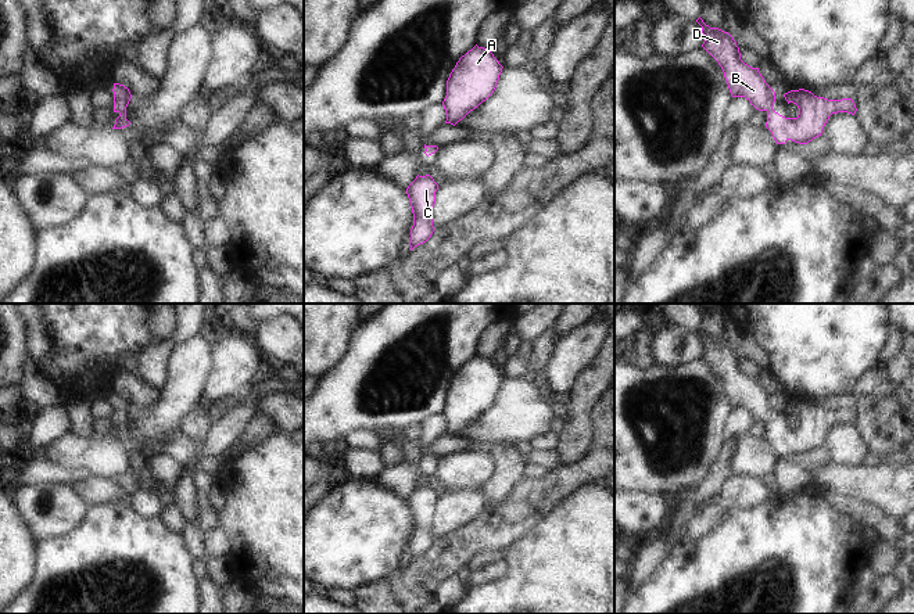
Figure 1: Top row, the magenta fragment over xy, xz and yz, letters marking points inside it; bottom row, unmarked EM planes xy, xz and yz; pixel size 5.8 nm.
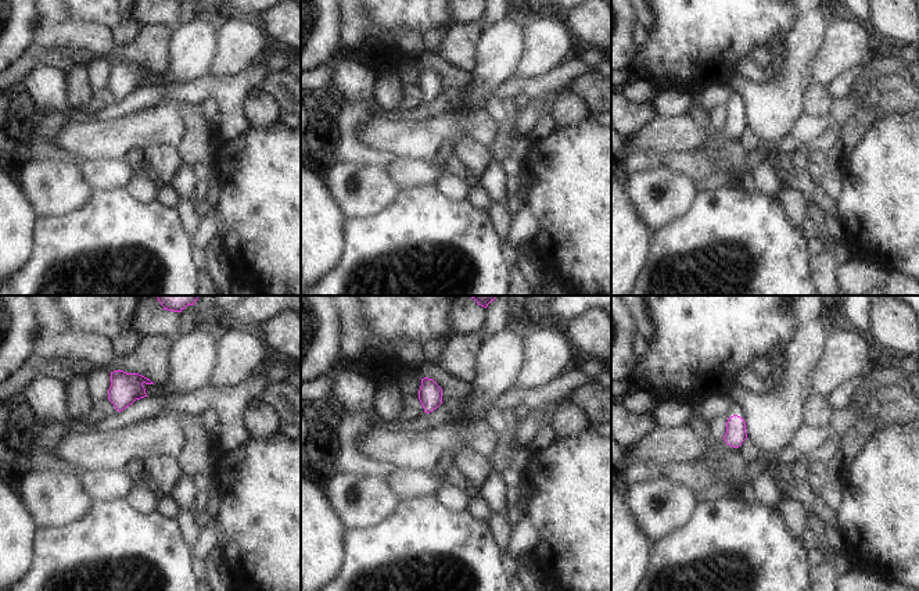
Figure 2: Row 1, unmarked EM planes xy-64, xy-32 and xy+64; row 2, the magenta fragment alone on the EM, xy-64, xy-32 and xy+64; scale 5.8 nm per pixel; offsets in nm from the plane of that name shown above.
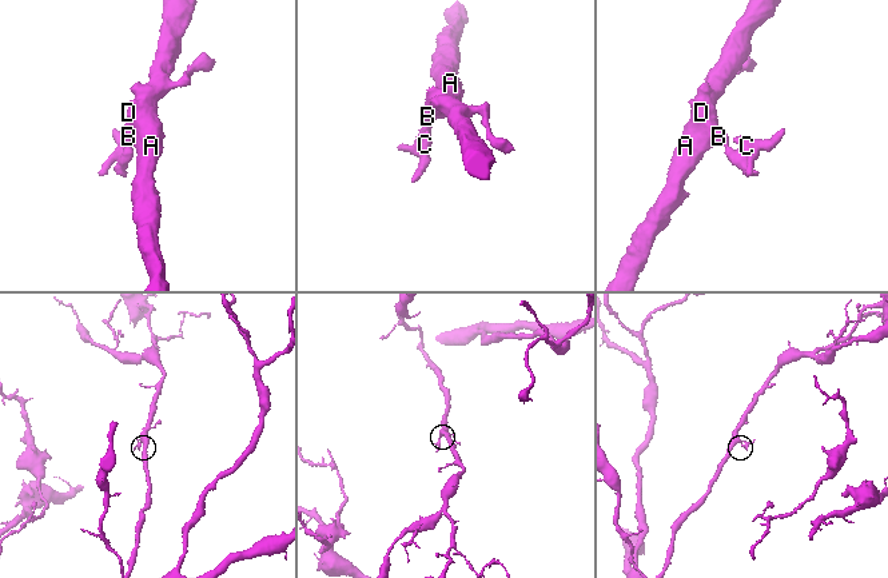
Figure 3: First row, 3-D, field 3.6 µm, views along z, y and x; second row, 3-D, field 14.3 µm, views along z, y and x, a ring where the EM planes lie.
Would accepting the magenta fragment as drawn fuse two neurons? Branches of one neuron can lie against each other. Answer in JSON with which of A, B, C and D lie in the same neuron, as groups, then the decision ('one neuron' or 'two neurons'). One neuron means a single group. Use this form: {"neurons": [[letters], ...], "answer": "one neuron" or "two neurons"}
{"neurons": [["A", "B", "C", "D"]], "answer": "one neuron"}

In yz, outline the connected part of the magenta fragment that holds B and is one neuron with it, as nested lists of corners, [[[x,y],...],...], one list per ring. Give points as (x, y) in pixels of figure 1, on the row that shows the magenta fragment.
[[[700,17],[696,22],[702,26],[705,40],[702,47],[721,67],[731,96],[745,97],[756,109],[767,112],[766,128],[777,144],[785,144],[788,140],[807,144],[821,136],[832,114],[856,114],[857,108],[852,98],[828,100],[799,89],[784,94],[788,104],[797,105],[799,115],[796,118],[779,115],[773,109],[775,91],[766,83],[759,68],[752,68],[741,60],[739,47],[734,37],[718,28],[710,28]]]

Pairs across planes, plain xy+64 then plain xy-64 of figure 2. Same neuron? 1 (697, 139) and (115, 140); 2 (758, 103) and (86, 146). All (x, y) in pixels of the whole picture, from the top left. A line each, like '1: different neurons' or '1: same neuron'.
1: same neuron
2: different neurons

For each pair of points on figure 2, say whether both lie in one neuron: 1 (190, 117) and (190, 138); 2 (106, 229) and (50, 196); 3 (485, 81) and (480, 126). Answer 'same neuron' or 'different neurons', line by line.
1: same neuron
2: different neurons
3: different neurons

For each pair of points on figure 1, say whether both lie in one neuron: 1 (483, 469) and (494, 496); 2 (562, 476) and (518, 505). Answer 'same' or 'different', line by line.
1: different
2: same

